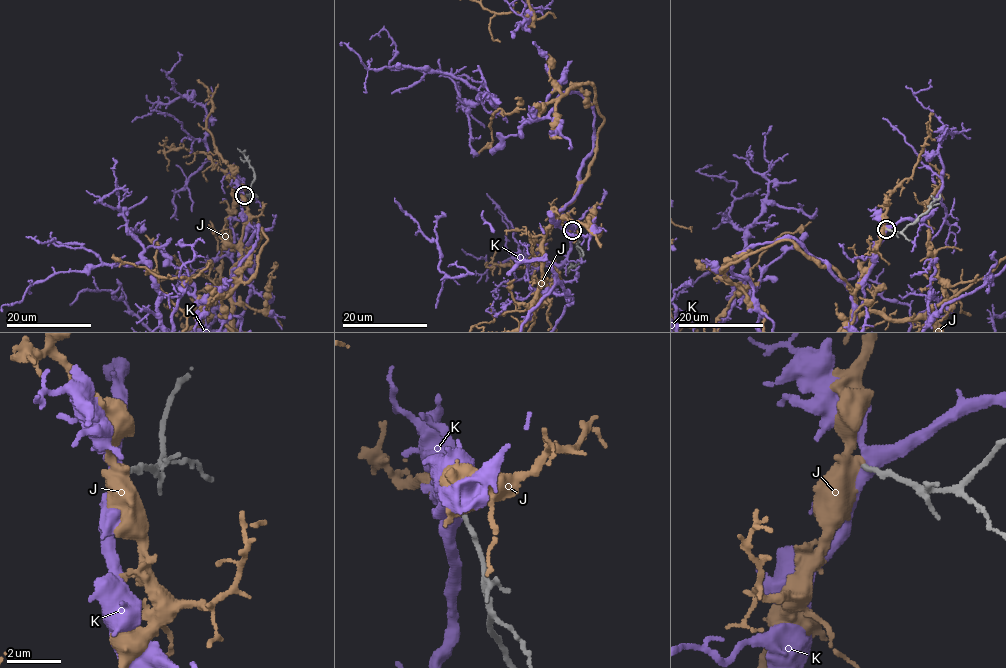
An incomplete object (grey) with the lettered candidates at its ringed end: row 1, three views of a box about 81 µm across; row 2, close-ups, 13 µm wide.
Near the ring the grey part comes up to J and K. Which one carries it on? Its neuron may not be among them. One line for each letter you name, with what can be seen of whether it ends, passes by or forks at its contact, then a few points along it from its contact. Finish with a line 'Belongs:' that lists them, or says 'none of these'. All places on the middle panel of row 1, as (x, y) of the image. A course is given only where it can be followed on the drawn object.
J: it forks there
Belongs: J

